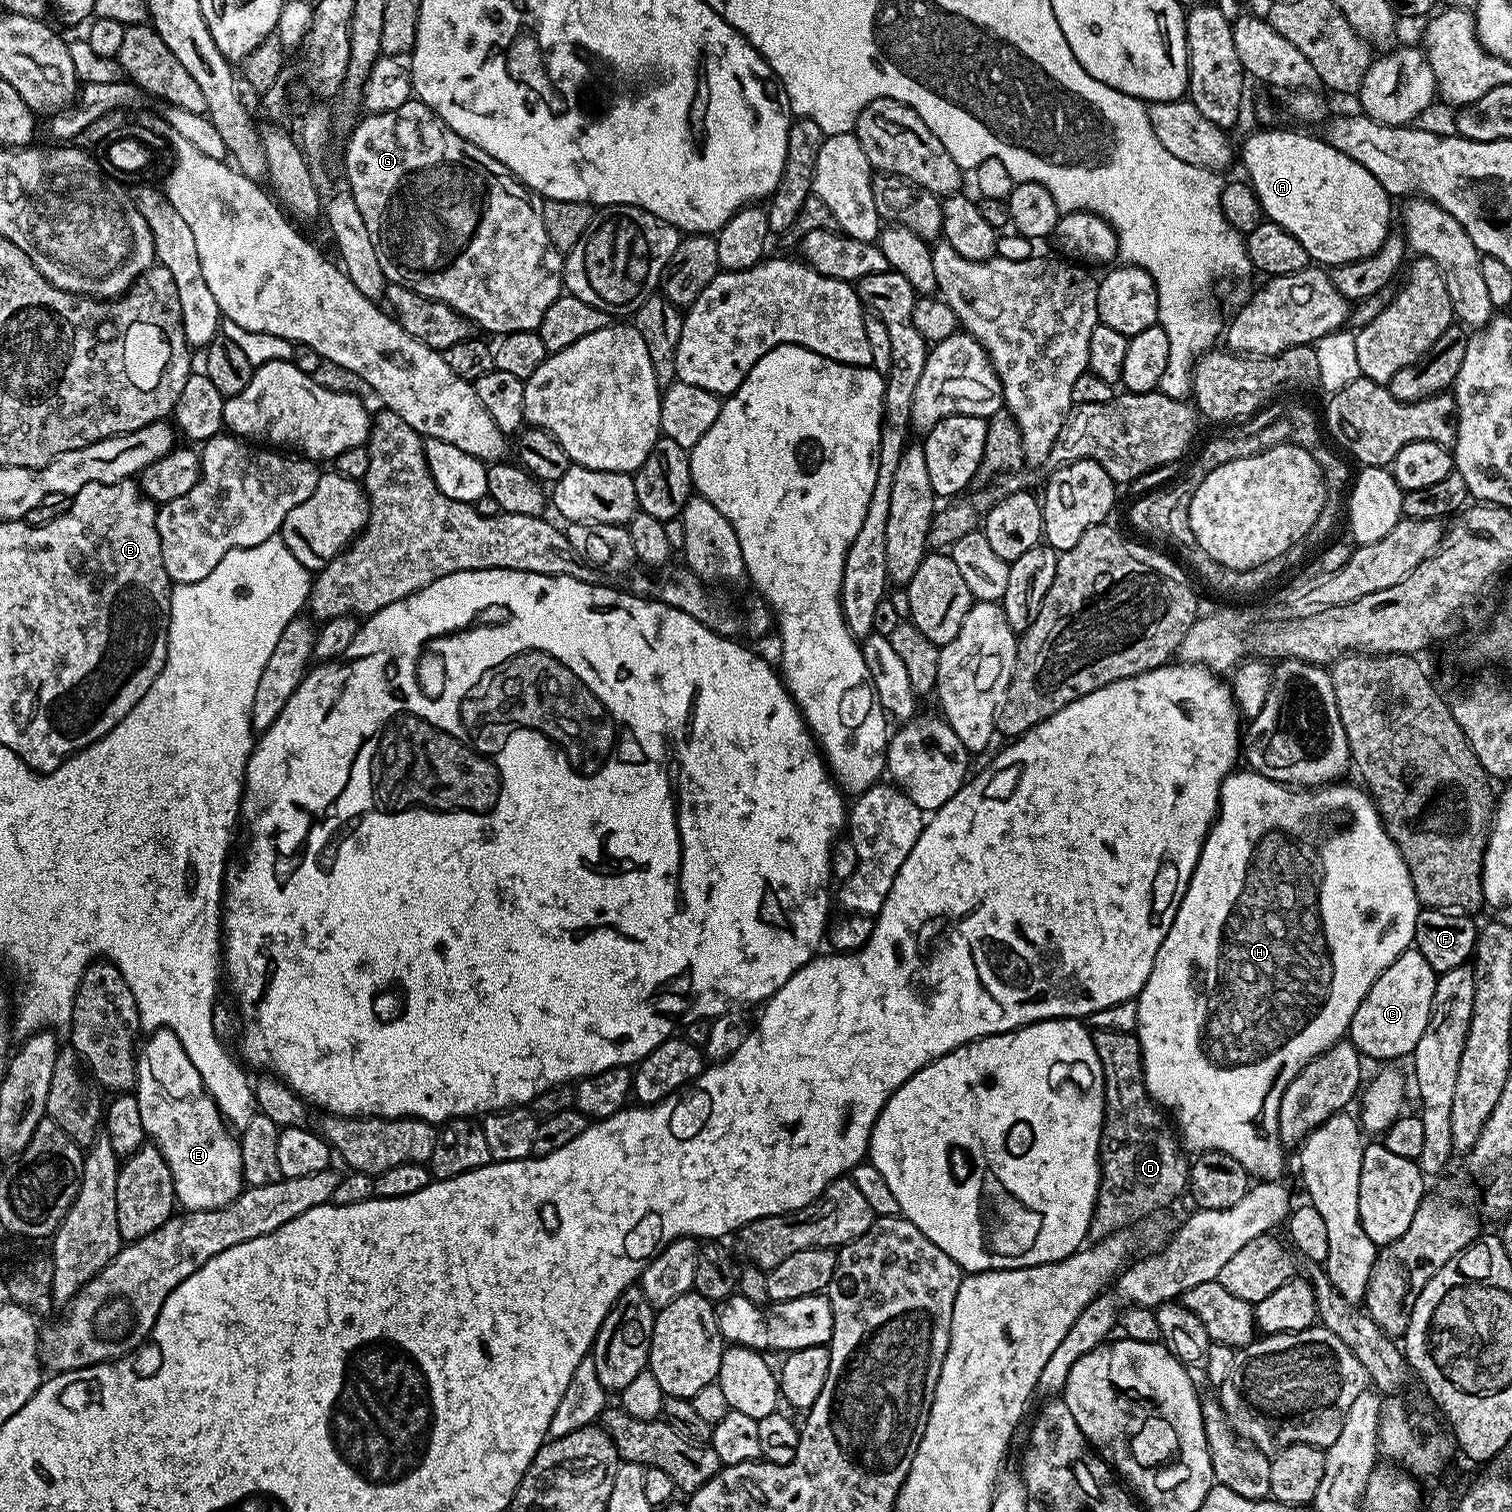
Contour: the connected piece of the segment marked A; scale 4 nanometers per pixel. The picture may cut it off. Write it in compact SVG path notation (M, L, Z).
M1268 128L1265 132L1256 132L1253 136L1246 137L1244 149L1241 152L1239 149L1238 156L1239 159L1240 156L1244 159L1244 168L1248 171L1246 179L1251 184L1252 189L1256 191L1256 197L1262 206L1265 217L1274 221L1278 226L1282 226L1282 230L1290 230L1290 234L1294 234L1294 238L1298 238L1298 242L1302 242L1309 261L1320 266L1349 264L1374 254L1374 250L1378 250L1378 246L1382 246L1382 242L1390 234L1391 228L1388 227L1392 224L1393 197L1388 195L1388 191L1382 186L1382 182L1378 182L1378 178L1374 178L1374 174L1370 174L1370 170L1366 170L1366 166L1362 166L1362 162L1354 162L1354 158L1342 154L1342 150L1334 150L1334 146L1327 144L1319 135L1307 136L1304 132L1287 132L1284 128Z

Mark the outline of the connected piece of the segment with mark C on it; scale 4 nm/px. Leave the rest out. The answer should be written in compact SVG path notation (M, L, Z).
M1414 946L1398 954L1394 962L1386 966L1386 970L1374 982L1374 986L1370 986L1366 998L1362 998L1348 1027L1347 1039L1360 1052L1361 1057L1368 1059L1369 1056L1372 1060L1384 1060L1380 1062L1396 1062L1399 1056L1411 1057L1418 1046L1418 1038L1422 1038L1422 1030L1426 1030L1426 1022L1430 1022L1437 975L1430 962L1426 962L1426 958L1422 958L1422 954Z

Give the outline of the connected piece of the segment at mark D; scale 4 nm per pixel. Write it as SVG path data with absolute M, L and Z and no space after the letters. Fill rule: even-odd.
M1118 1030L1092 1032L1104 1075L1104 1134L1100 1138L1100 1189L1090 1218L1088 1240L1110 1238L1137 1222L1155 1217L1188 1187L1189 1157L1184 1157L1173 1121L1148 1095L1139 1035Z

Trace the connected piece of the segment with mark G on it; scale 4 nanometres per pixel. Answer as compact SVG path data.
M413 98L398 106L398 110L368 114L363 118L365 120L360 120L353 126L352 133L344 144L344 176L348 179L346 188L352 193L354 206L358 206L362 222L366 222L366 231L370 234L370 243L374 246L378 266L382 266L385 281L388 284L401 284L420 296L450 306L459 316L465 316L477 329L485 328L488 332L496 332L495 334L539 329L542 314L550 310L550 306L562 295L564 288L564 256L552 245L546 234L546 226L542 222L544 200L531 188L525 188L505 164L486 154L486 150L466 142L466 138L462 138L454 130L450 130L450 126L446 126L446 122L438 118L438 114L430 111L420 100Z

